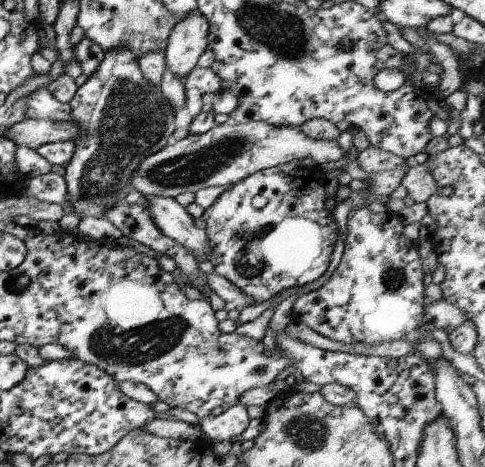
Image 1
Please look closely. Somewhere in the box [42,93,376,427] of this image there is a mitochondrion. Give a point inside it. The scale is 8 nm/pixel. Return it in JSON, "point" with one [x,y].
{"point":[193,167]}

